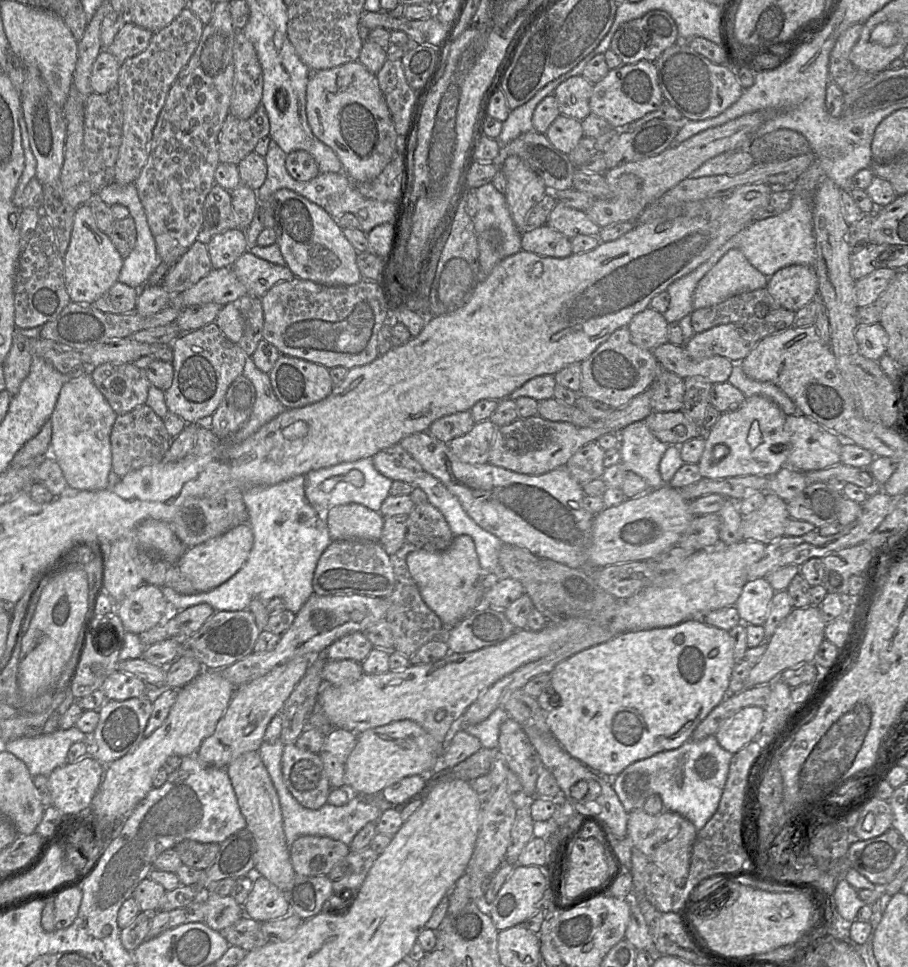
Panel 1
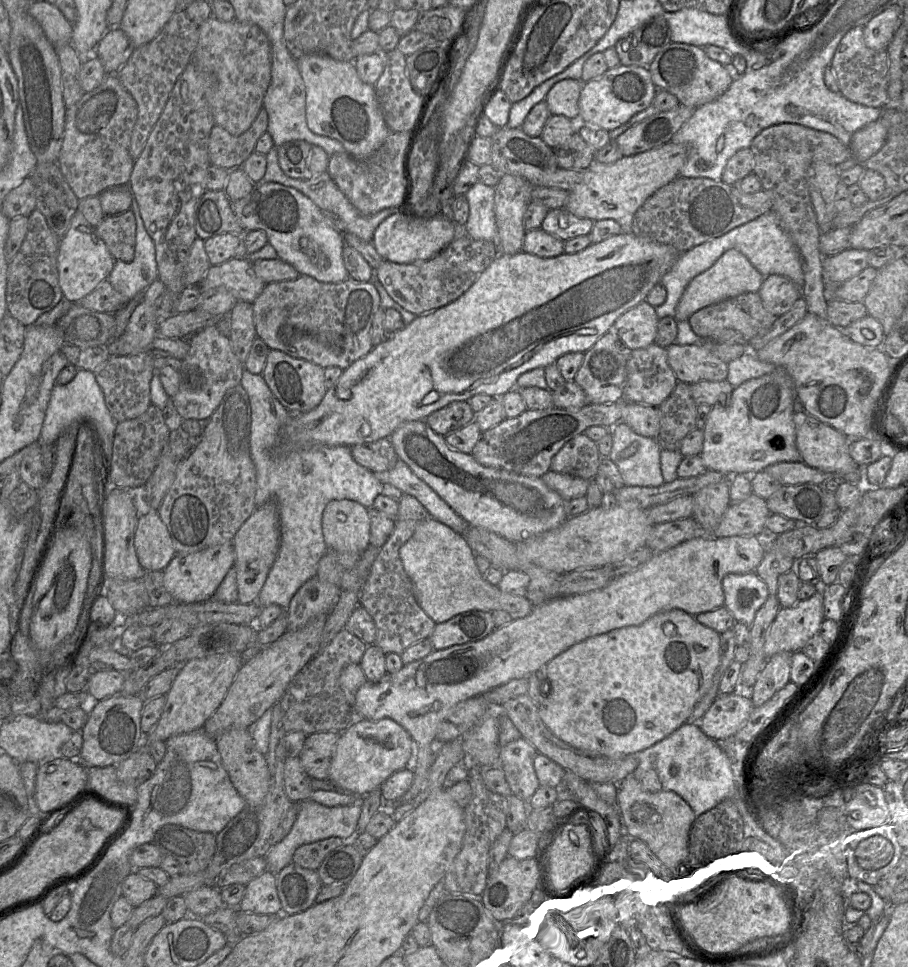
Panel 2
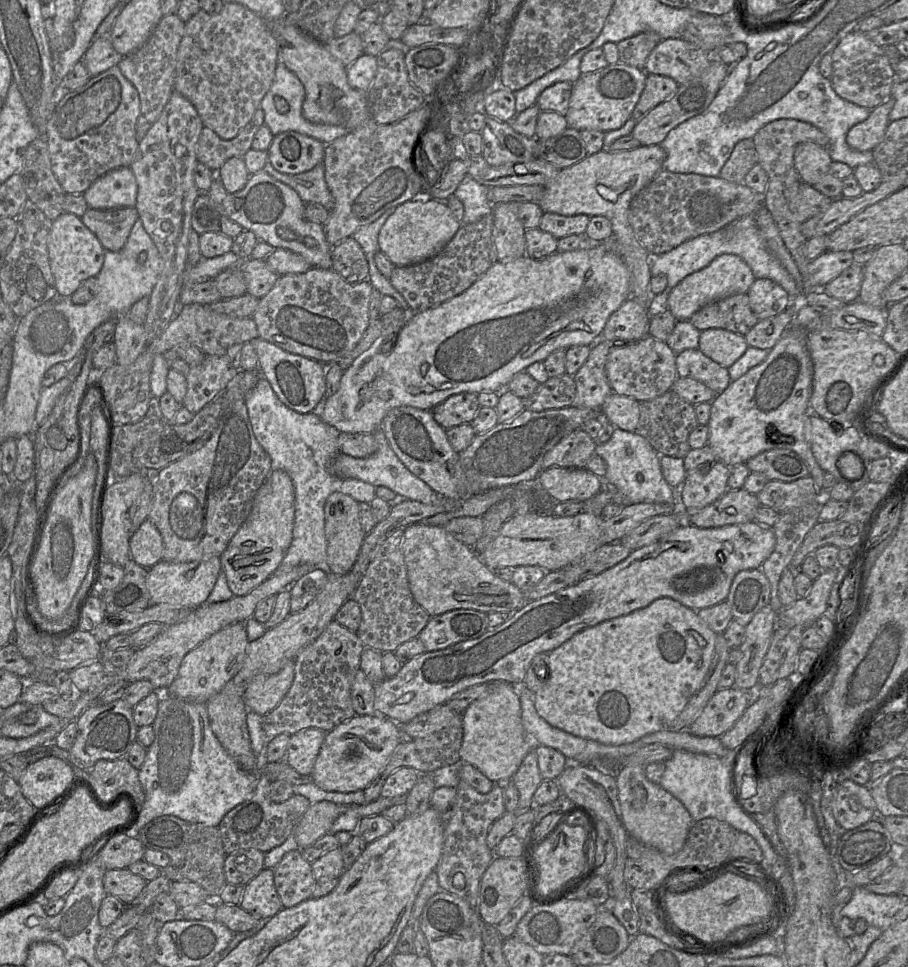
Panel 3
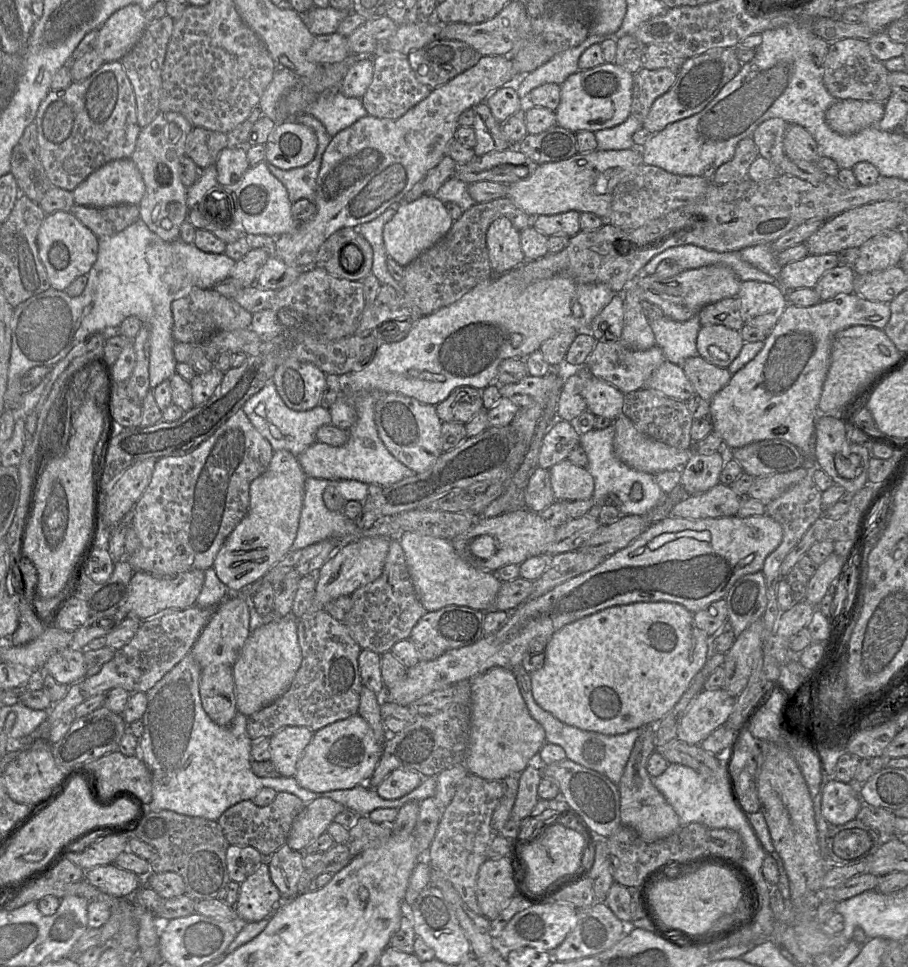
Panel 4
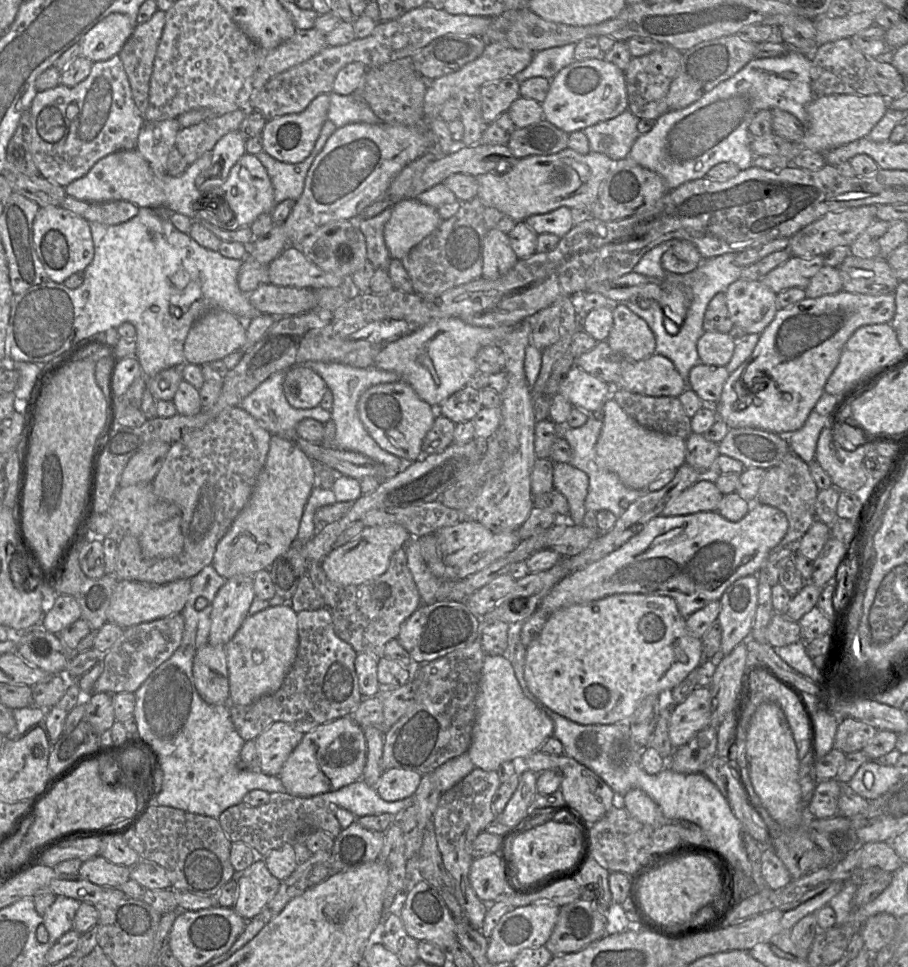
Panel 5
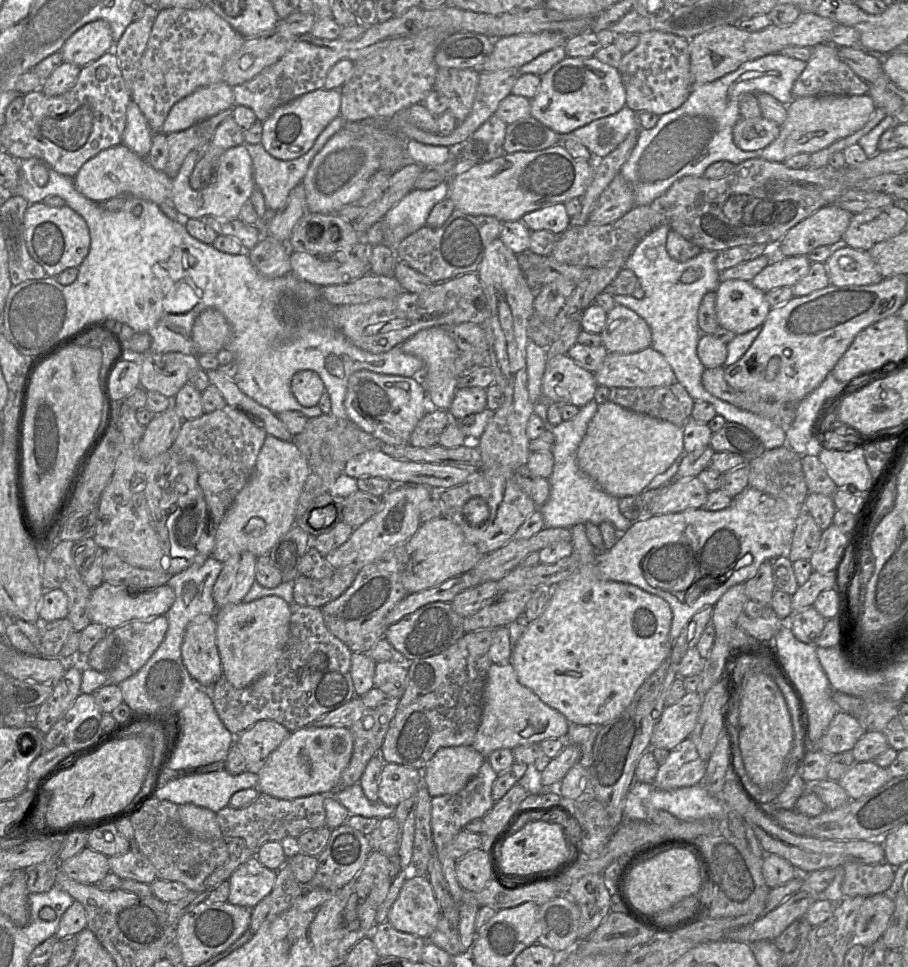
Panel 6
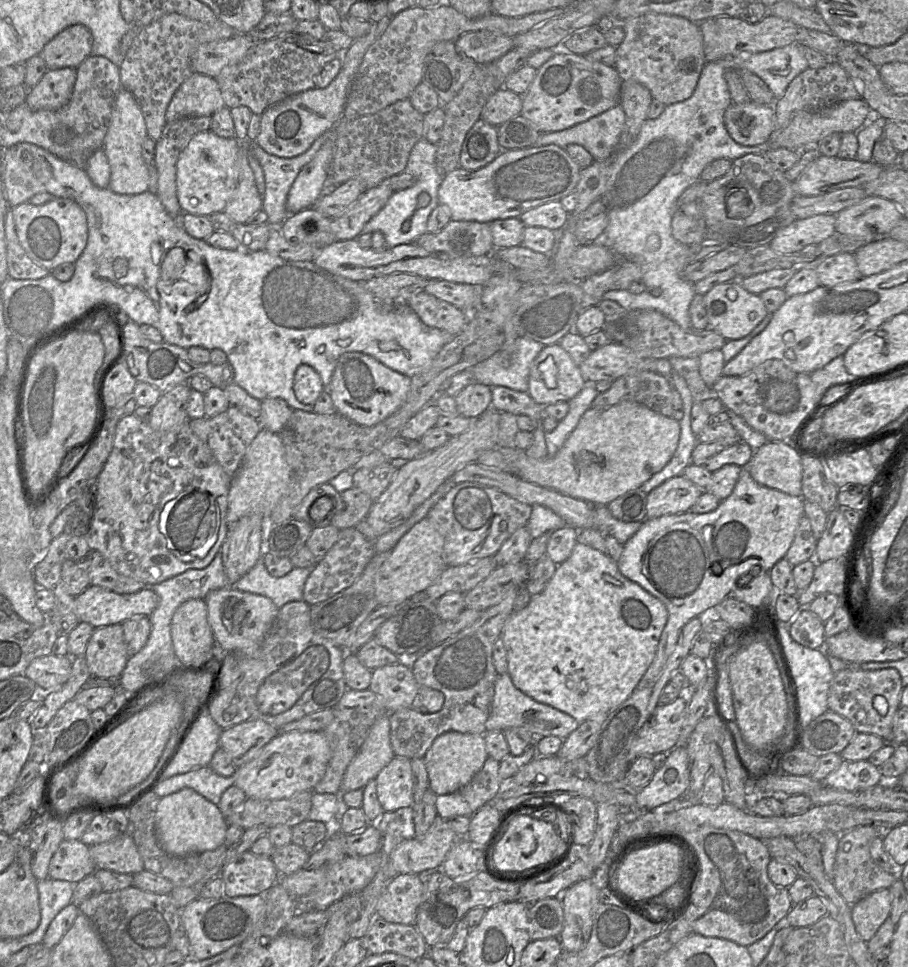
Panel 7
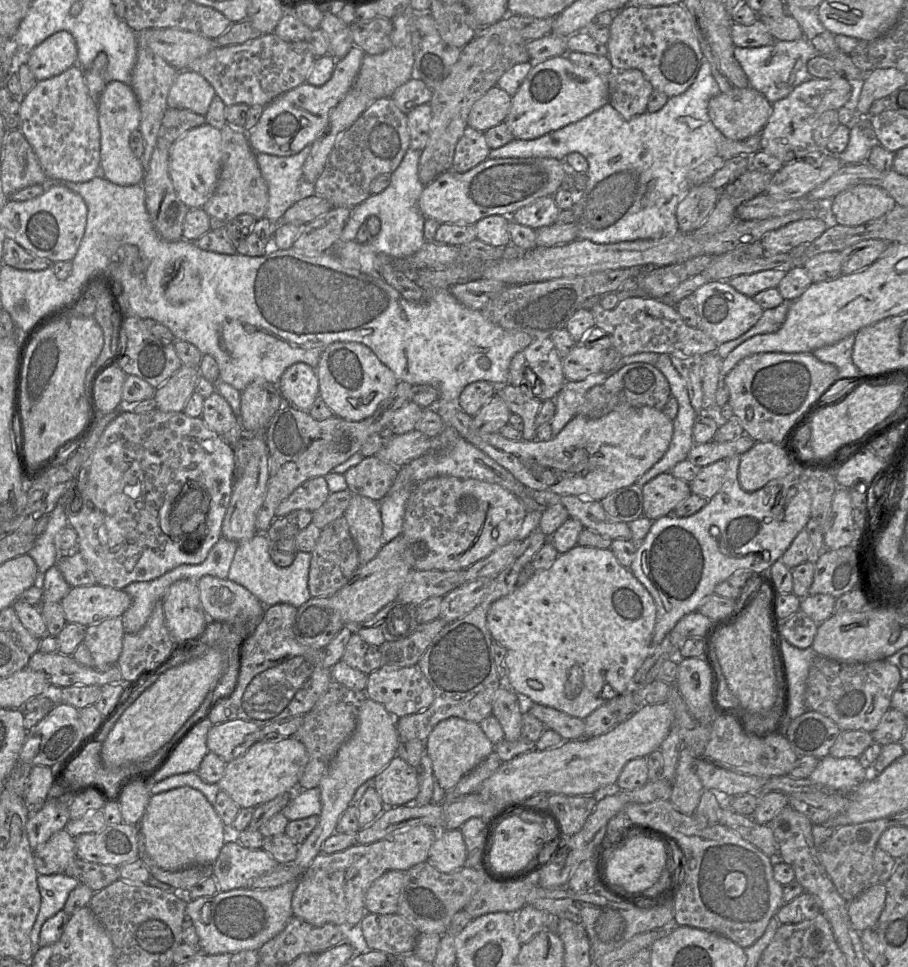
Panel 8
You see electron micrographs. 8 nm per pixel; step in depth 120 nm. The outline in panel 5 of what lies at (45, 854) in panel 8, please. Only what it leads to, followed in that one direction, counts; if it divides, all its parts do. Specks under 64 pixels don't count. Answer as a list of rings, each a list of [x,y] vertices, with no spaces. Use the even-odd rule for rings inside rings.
[[[99,855],[82,862],[78,876],[99,886],[118,888],[130,879],[130,868],[113,864]]]

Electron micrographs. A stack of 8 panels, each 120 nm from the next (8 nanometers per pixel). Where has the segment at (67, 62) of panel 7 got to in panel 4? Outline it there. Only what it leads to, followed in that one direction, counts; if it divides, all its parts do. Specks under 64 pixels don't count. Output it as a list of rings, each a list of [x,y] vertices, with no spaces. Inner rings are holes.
[[[139,5],[125,6],[98,29],[93,50],[104,63],[120,61],[139,41],[146,26],[145,11]]]

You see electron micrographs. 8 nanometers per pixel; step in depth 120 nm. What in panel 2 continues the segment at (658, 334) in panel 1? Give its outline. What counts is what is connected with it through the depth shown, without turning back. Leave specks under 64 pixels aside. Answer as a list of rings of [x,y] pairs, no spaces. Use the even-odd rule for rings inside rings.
[[[646,299],[620,315],[613,331],[630,350],[647,347],[655,342],[659,317]]]

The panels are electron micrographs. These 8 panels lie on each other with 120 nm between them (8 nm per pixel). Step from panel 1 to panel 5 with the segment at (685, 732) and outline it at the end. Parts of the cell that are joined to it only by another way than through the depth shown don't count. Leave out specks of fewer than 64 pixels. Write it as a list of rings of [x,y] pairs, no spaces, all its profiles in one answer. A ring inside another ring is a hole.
[[[618,594],[590,603],[561,608],[550,614],[540,634],[525,649],[524,679],[529,691],[546,707],[564,718],[582,725],[627,723],[639,702],[649,695],[658,695],[664,690],[672,690],[685,680],[703,661],[702,641],[692,636],[685,619],[678,612],[675,602],[663,596],[642,594]]]

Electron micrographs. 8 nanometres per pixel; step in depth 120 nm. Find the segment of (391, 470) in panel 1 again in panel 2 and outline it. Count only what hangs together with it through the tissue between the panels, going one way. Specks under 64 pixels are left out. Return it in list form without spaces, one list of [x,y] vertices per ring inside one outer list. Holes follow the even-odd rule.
[[[390,437],[348,447],[351,449],[353,459],[372,472],[390,470],[398,460]]]

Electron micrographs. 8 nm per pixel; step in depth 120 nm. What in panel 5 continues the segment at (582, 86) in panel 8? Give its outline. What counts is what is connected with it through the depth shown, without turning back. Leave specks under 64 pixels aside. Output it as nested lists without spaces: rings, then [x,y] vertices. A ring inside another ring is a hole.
[[[602,57],[575,60],[550,80],[550,88],[541,107],[544,119],[567,134],[615,118],[628,109],[624,72]]]

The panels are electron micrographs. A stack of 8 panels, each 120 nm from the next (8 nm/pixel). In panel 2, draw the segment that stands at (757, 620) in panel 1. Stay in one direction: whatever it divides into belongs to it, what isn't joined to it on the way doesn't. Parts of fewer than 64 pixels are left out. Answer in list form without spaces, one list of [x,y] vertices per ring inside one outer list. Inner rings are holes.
[[[755,571],[746,574],[727,574],[722,580],[724,606],[736,622],[751,626],[756,612],[770,593],[767,584]]]

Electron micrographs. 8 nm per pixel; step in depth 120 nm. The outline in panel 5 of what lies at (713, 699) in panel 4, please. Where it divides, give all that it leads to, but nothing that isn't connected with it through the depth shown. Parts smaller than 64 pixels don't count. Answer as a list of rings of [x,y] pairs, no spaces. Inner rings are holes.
[[[696,687],[688,698],[674,707],[668,725],[668,734],[673,749],[688,743],[698,732],[710,726],[711,693],[709,688]]]

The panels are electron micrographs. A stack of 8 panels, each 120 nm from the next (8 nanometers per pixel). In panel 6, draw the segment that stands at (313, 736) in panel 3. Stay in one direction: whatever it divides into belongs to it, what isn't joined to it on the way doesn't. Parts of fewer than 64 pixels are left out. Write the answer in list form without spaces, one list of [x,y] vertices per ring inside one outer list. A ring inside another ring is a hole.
[[[260,720],[235,736],[235,744],[246,760],[247,771],[257,774],[270,754],[290,735],[274,720]]]

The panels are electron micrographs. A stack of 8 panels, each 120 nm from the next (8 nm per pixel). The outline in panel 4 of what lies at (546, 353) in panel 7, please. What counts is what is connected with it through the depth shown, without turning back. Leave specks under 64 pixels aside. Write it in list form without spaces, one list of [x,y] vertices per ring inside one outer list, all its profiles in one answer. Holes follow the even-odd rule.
[[[590,377],[585,388],[587,409],[595,416],[609,418],[614,421],[623,413],[624,396],[615,386]]]

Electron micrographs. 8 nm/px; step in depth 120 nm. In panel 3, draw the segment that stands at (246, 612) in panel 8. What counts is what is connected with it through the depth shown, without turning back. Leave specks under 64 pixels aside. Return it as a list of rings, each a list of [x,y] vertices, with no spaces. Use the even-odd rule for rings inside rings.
[[[295,661],[288,662],[276,674],[256,675],[243,694],[248,710],[261,716],[271,712],[289,691],[295,676]]]

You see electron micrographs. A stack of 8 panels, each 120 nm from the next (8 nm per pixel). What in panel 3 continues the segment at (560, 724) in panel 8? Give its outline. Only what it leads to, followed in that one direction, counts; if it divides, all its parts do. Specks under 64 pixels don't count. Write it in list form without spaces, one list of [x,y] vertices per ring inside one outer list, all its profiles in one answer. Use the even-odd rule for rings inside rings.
[[[495,681],[490,684],[488,694],[469,705],[462,716],[463,740],[460,760],[476,767],[495,784],[511,781],[524,757],[538,745],[525,731],[521,720],[521,705],[517,686],[509,682]]]

